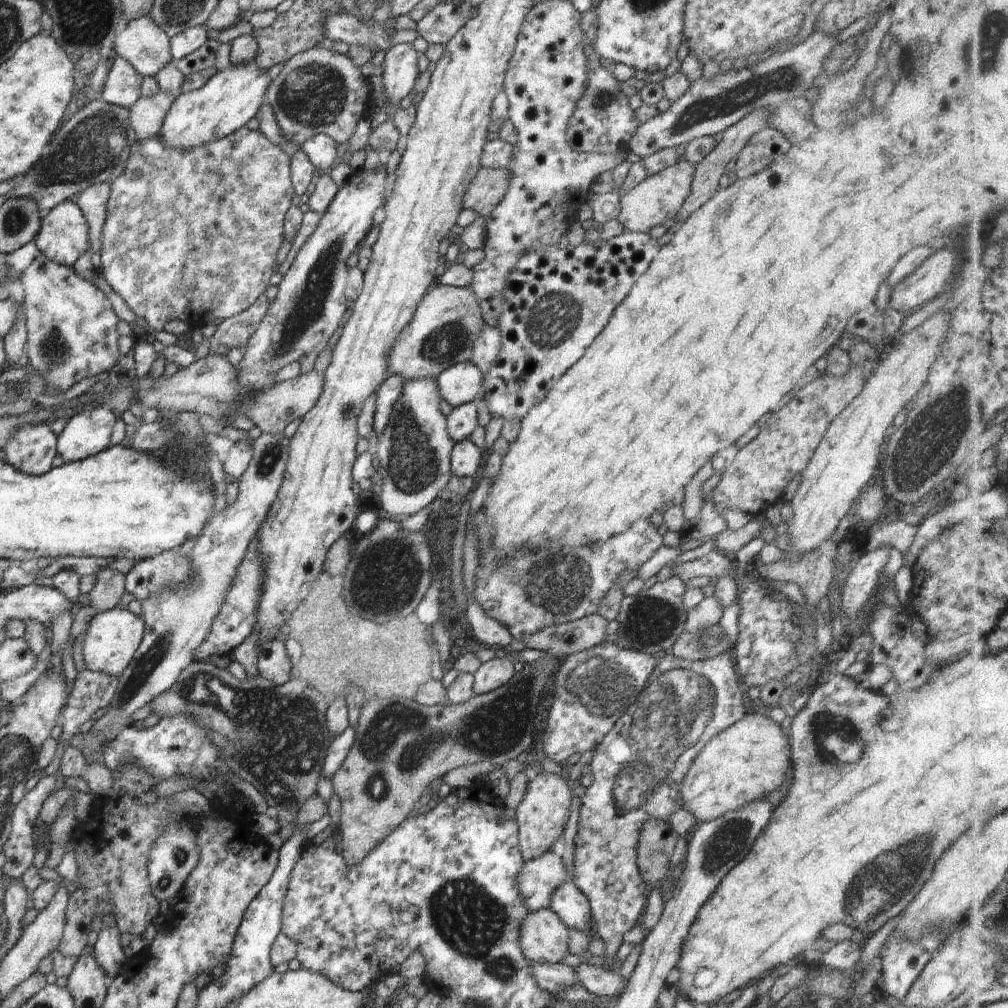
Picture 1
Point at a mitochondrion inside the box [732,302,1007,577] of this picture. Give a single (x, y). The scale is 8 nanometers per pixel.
(928, 447)

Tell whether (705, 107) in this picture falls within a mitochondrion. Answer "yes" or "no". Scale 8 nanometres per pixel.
yes

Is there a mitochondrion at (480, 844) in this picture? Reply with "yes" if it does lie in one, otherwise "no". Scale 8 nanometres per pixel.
no

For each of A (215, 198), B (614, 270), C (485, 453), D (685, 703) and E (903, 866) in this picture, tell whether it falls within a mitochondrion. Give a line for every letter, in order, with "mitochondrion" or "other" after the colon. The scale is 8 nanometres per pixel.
A: mitochondrion
B: other
C: other
D: mitochondrion
E: mitochondrion

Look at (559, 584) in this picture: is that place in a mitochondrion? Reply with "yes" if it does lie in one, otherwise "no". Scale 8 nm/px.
yes

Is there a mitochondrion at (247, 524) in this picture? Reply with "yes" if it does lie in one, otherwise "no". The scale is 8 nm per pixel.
no

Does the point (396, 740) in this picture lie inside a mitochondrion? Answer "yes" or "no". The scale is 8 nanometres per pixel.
yes

